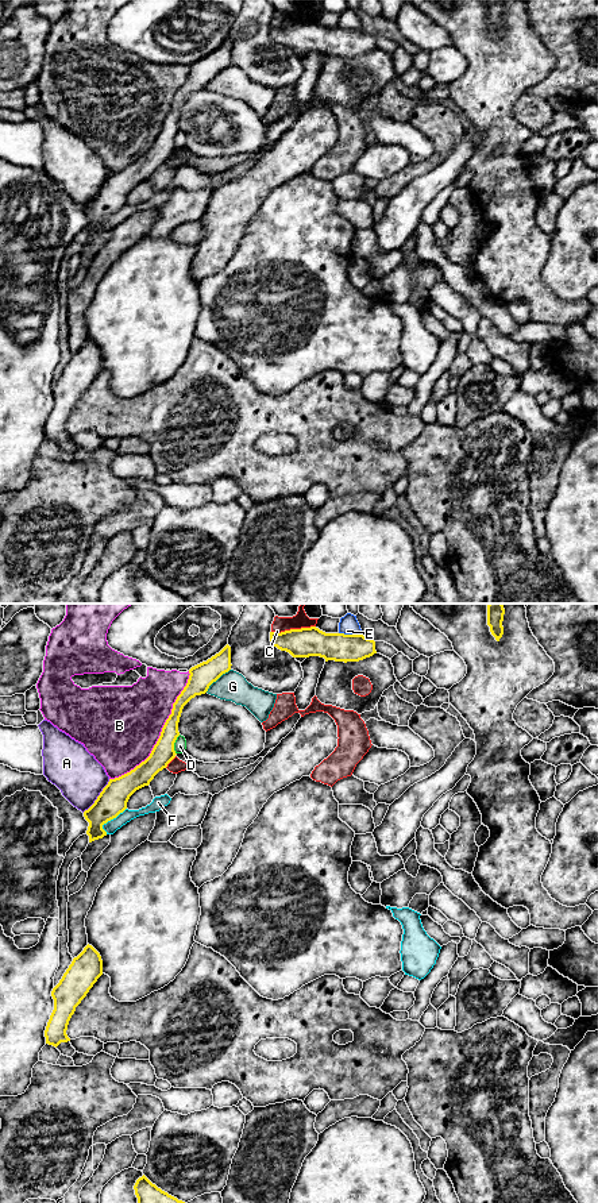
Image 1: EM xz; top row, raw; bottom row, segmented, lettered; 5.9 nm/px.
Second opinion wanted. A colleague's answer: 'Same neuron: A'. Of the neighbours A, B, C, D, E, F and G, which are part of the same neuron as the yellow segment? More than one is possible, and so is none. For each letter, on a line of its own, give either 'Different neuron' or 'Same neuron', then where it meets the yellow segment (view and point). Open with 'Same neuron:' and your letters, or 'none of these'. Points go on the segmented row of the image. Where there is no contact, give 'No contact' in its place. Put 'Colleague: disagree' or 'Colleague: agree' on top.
Colleague: disagree
Same neuron: none of these
A: Different neuron. Touches yellow at xz (97, 797)
B: Different neuron. Touches yellow at xz (161, 733)
C: Different neuron. Touches yellow at xz (293, 629)
D: Different neuron. Touches yellow at xz (173, 744)
E: Different neuron. Touches yellow at xz (350, 635)
F: Different neuron. Touches yellow at xz (110, 820)
G: Different neuron. Touches yellow at xz (216, 679)

